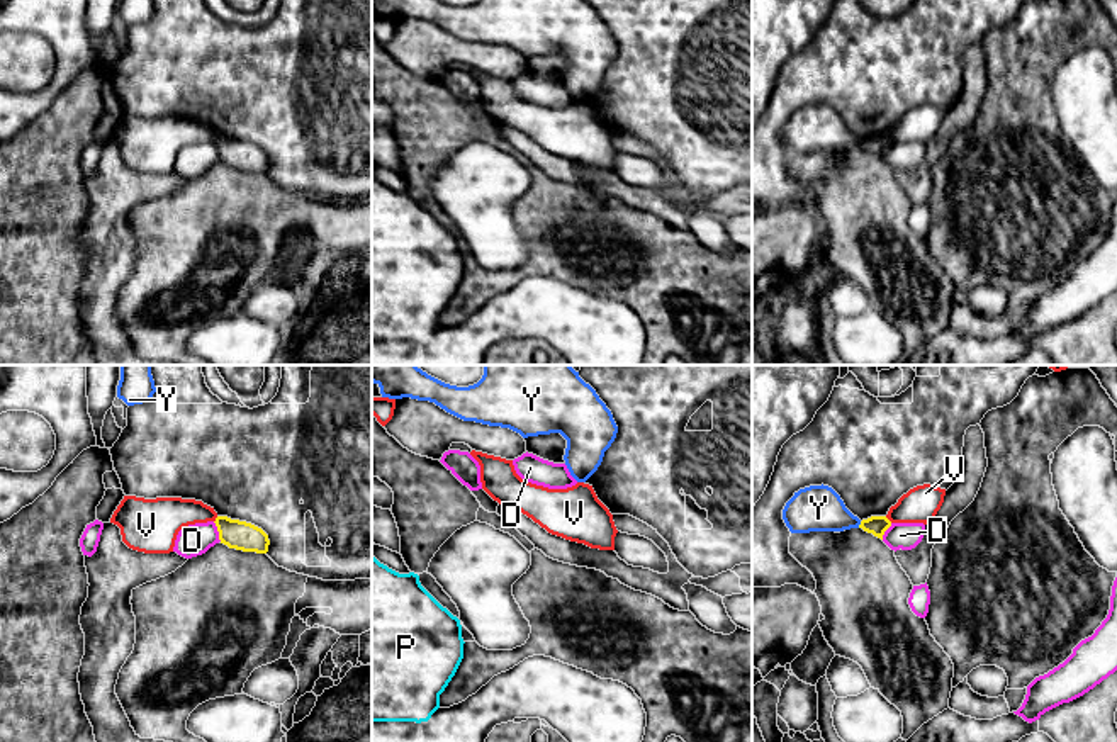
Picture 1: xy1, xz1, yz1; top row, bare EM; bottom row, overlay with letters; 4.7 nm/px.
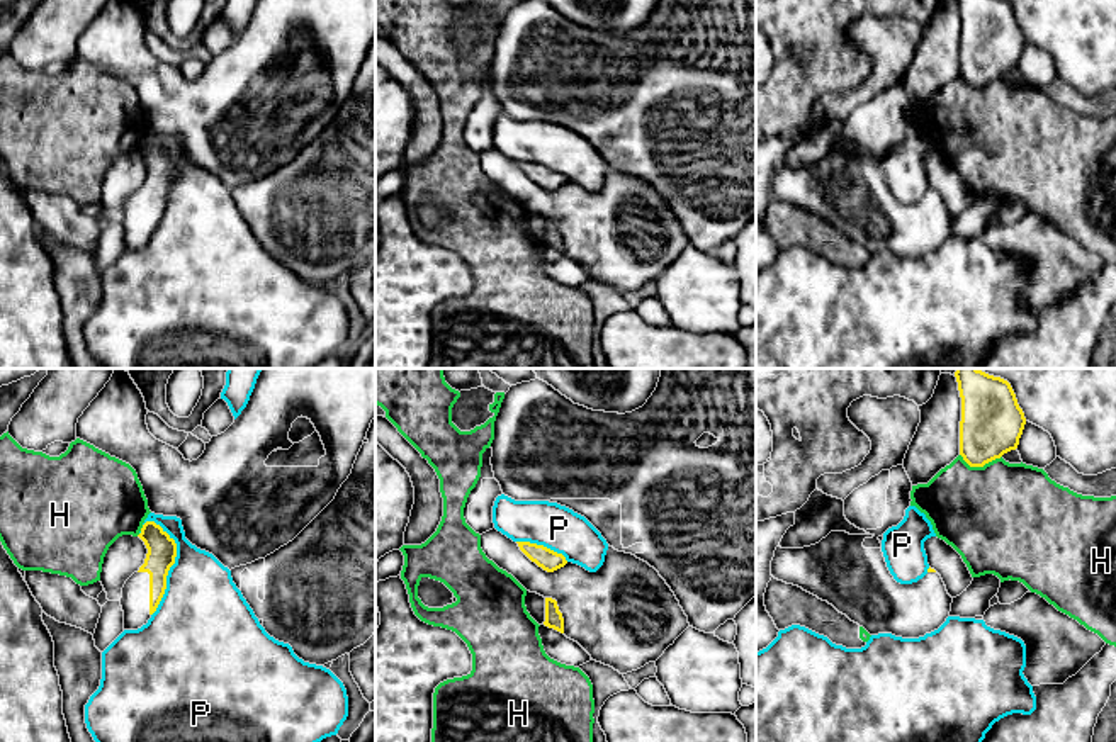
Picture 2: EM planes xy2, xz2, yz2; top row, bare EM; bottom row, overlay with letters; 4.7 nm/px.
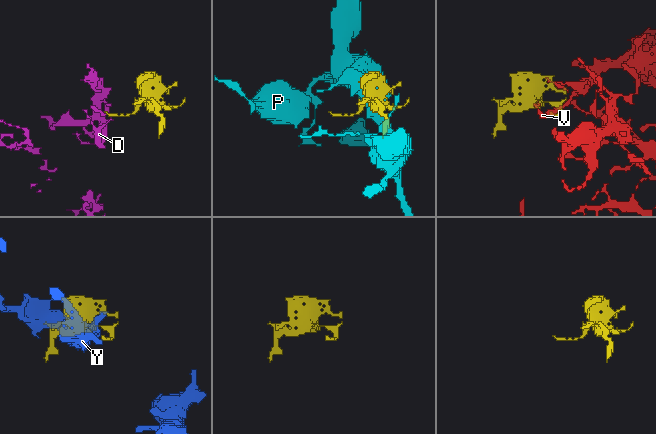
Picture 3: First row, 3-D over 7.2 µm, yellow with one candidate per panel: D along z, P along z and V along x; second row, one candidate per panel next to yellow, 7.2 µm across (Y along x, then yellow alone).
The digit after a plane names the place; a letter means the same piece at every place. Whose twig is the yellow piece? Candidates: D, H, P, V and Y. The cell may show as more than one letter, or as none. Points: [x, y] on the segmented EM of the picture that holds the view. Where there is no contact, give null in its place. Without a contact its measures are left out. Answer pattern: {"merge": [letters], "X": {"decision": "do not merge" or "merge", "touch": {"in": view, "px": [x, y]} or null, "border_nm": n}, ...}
{"merge": [], "D": {"decision": "do not merge", "touch": {"in": "xy1", "px": [218, 530]}, "border_nm": 100}, "H": {"decision": "do not merge", "touch": {"in": "yz2", "px": [980, 466]}, "border_nm": 200}, "P": {"decision": "do not merge", "touch": {"in": "xy2", "px": [174, 562]}, "border_nm": 460}, "V": {"decision": "do not merge", "touch": {"in": "yz1", "px": [886, 518]}, "border_nm": 50}, "Y": {"decision": "do not merge", "touch": {"in": "yz1", "px": [859, 525]}, "border_nm": 40}}

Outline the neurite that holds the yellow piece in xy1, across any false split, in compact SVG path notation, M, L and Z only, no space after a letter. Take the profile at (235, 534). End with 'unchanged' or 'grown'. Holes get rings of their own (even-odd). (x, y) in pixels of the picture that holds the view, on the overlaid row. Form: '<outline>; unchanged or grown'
M217 516L214 523L217 526L221 543L229 548L256 554L268 552L270 540L261 528L227 516Z; unchanged

